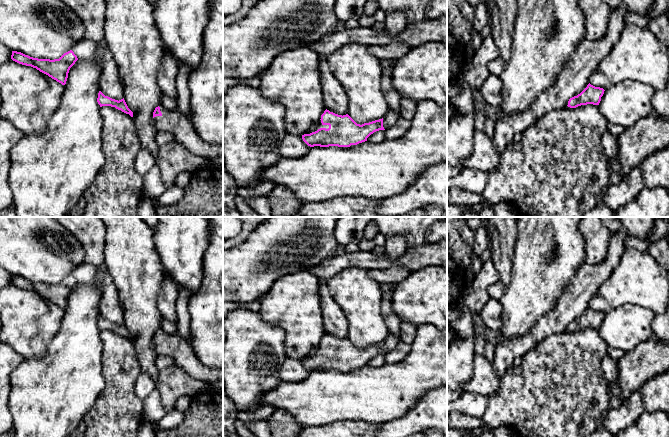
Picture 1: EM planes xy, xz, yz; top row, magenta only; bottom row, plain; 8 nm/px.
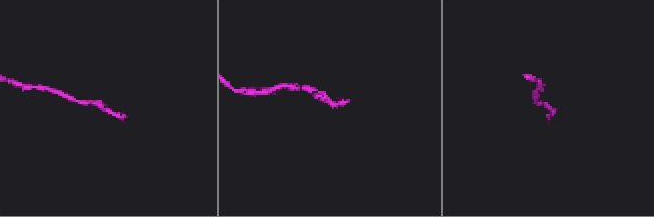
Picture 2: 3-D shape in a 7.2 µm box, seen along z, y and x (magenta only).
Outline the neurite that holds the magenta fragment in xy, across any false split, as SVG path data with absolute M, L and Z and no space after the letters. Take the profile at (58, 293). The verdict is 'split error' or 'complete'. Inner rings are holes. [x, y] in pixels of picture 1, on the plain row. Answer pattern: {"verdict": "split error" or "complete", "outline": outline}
{"verdict": "complete", "outline": "M72 274L54 284L33 282L21 276L12 275L11 283L19 288L36 292L62 309L66 308L70 292L78 284Z"}

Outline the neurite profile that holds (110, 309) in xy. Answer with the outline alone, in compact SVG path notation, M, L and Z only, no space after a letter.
M105 272L101 277L102 297L99 302L100 315L115 324L124 322L124 311L120 304L116 286L111 275Z

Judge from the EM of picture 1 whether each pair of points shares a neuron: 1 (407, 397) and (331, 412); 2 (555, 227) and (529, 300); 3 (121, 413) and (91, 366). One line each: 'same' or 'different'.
1: same
2: same
3: different

